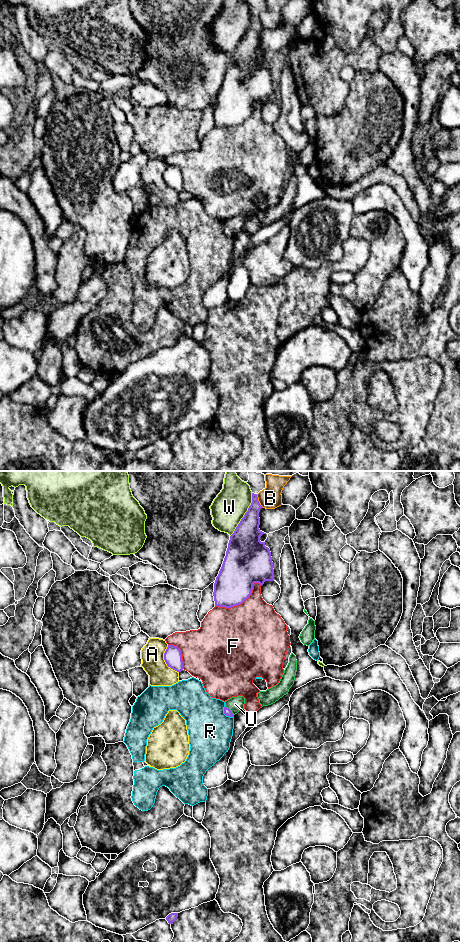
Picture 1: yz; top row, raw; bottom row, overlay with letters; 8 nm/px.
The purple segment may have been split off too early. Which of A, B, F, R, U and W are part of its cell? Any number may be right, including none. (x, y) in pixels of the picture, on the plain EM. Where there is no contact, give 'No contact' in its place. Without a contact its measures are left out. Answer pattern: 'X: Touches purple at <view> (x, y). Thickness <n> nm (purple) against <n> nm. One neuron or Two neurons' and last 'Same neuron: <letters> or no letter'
A: Touches purple at yz (165, 181). Thickness 140 nm (purple) against 190 nm. Two neurons
B: Touches purple at yz (258, 21). Thickness 180 nm (purple) against 180 nm. Two neurons
F: Touches purple at yz (242, 122). Thickness 300 nm (purple) against 480 nm. Two neurons
R: Touches purple at yz (225, 234). Thickness 60 nm (purple) against 360 nm. Two neurons
U: Touches purple at yz (230, 230). Thickness 60 nm (purple) against 120 nm. One neuron
W: Touches purple at yz (244, 35). Thickness 260 nm (purple) against 280 nm. Two neurons
Same neuron: U

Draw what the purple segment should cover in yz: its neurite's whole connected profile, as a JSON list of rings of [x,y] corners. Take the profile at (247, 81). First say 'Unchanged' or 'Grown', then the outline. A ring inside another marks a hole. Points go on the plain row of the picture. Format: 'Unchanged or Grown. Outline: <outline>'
Unchanged. Outline: [[[252,13],[252,23],[230,56],[226,76],[214,103],[215,126],[231,128],[240,125],[251,115],[254,103],[262,106],[265,101],[274,101],[270,69],[260,61],[260,57],[266,54],[259,49],[261,28],[257,14]]]

